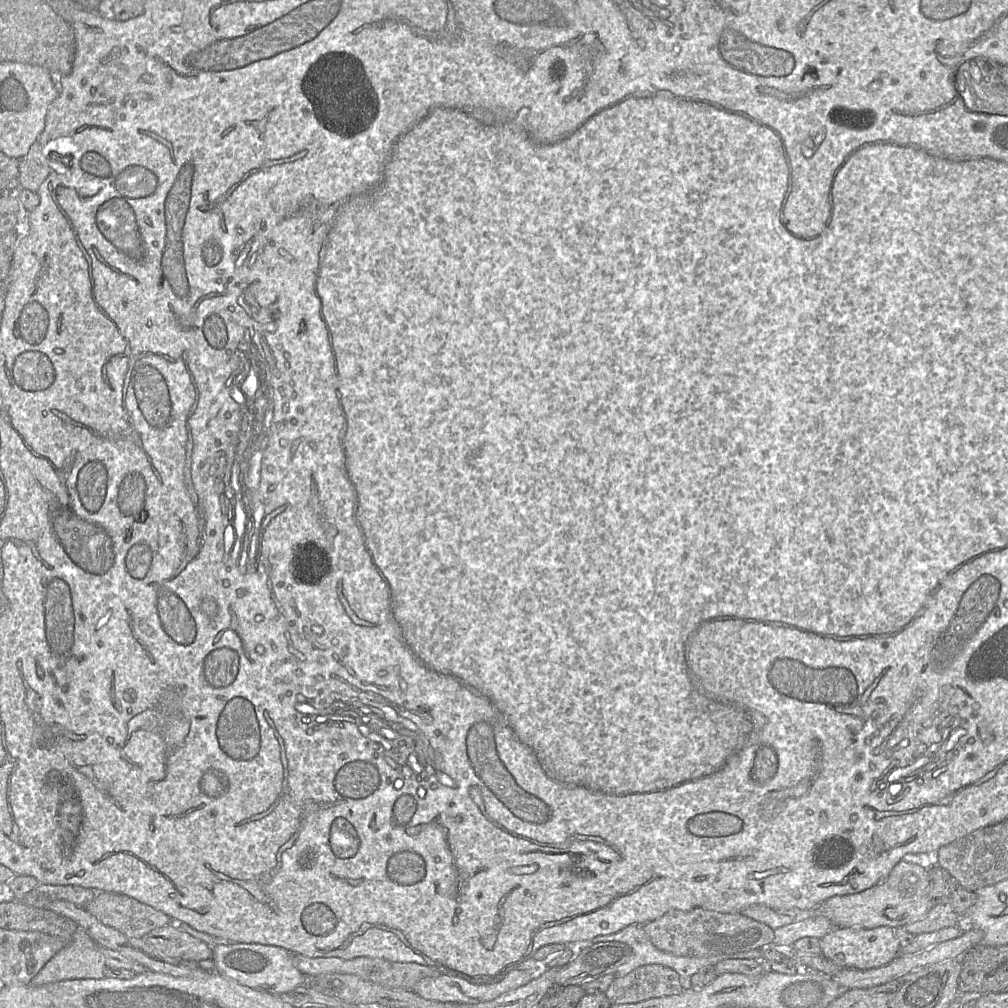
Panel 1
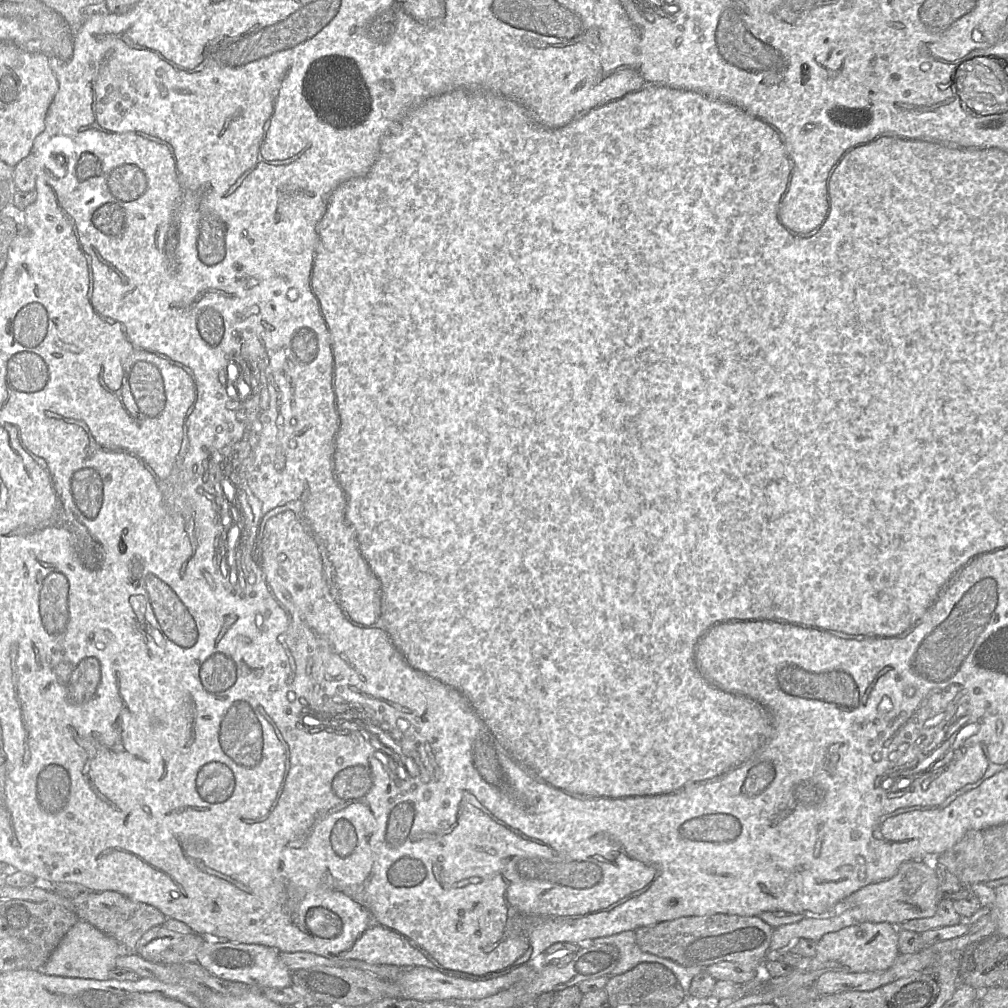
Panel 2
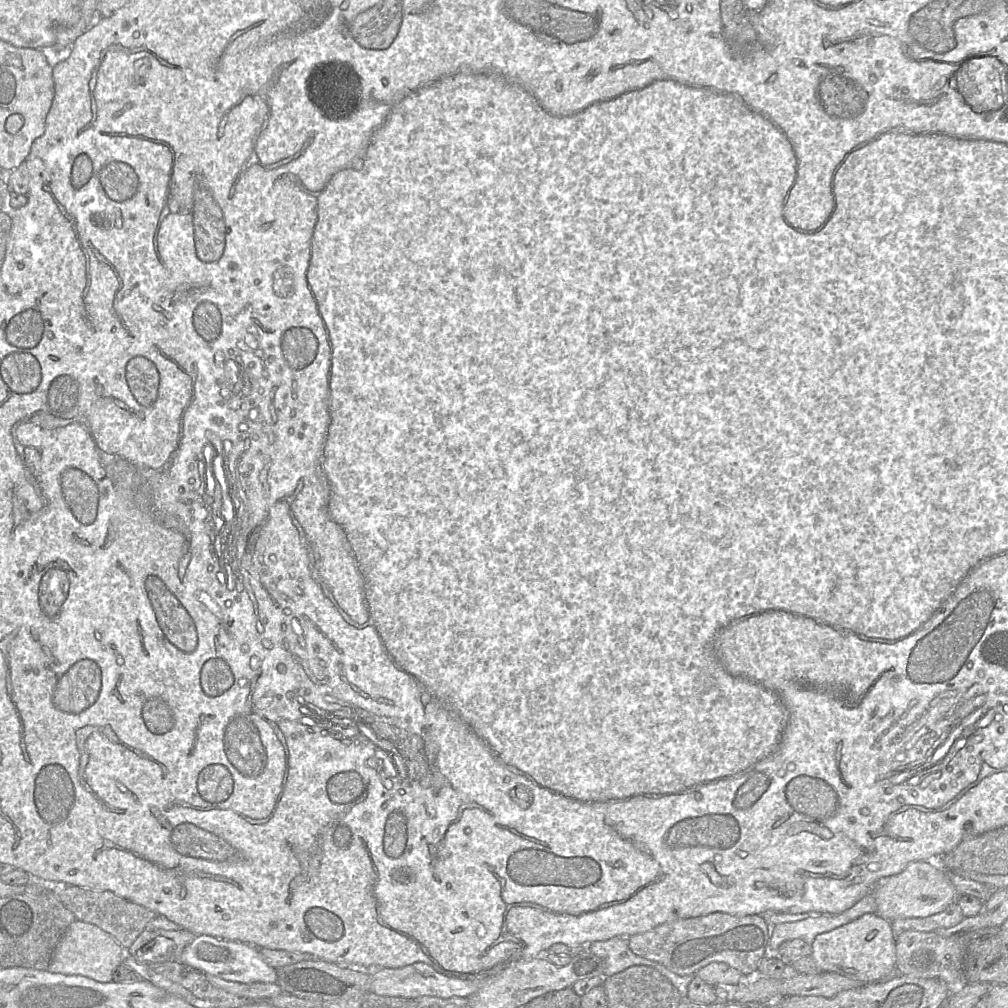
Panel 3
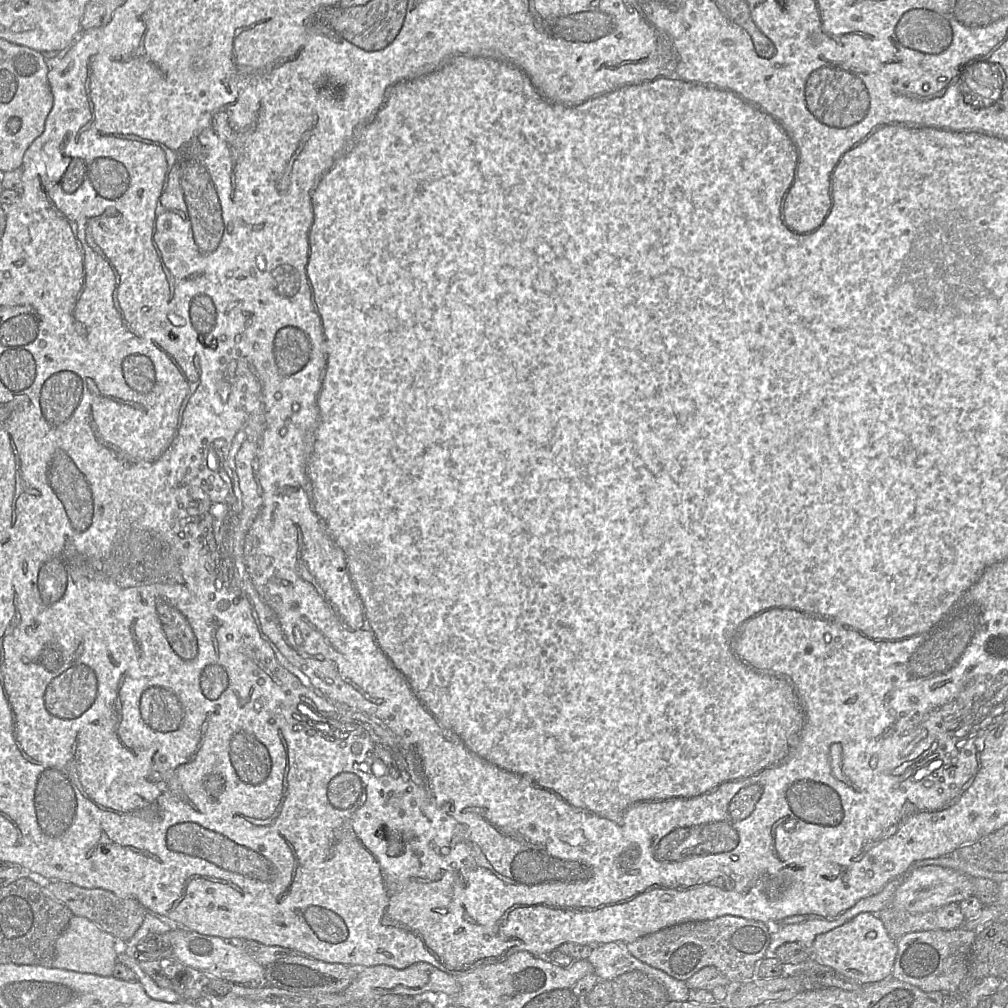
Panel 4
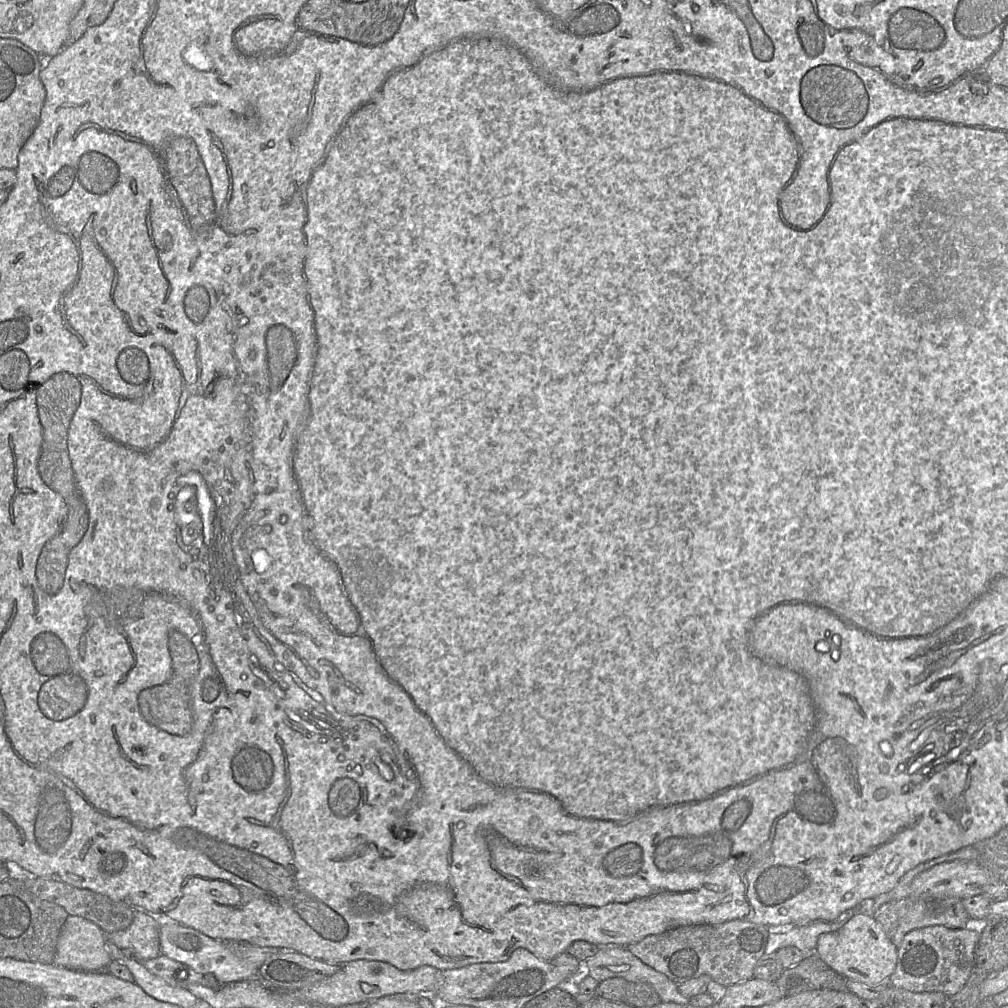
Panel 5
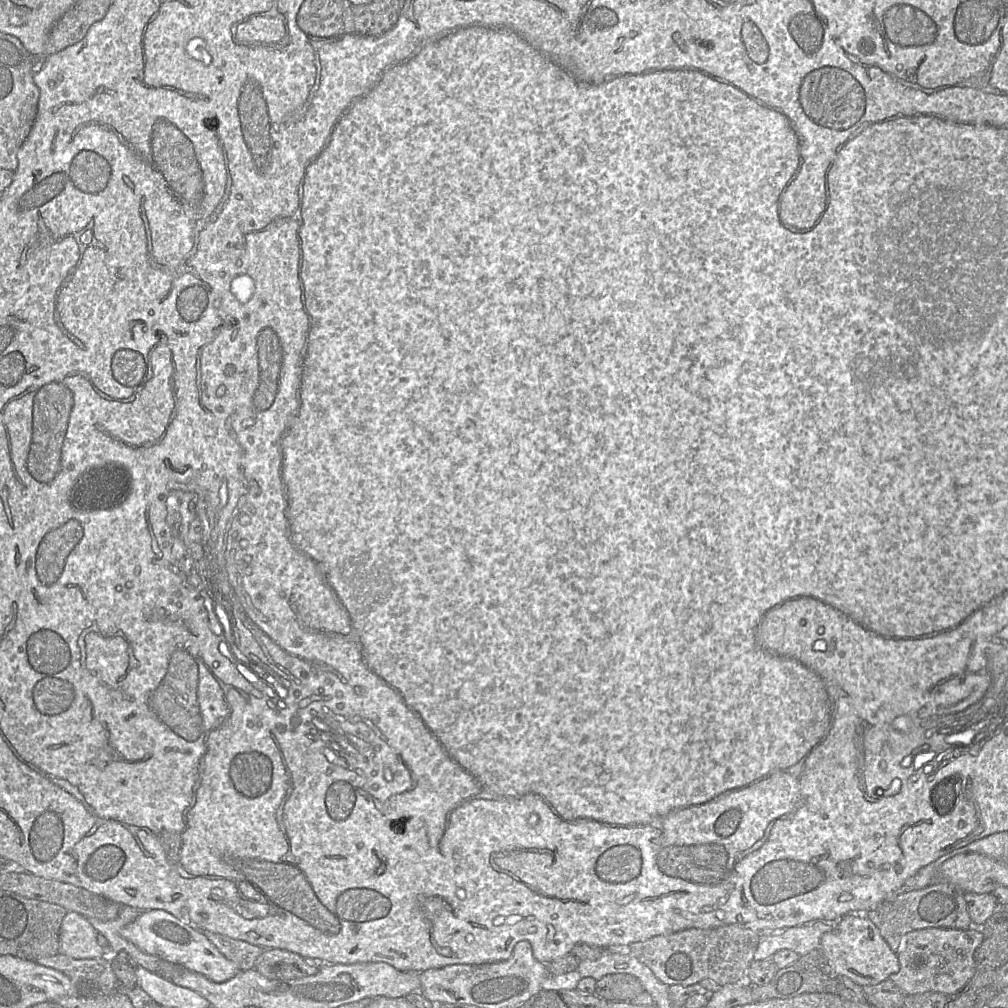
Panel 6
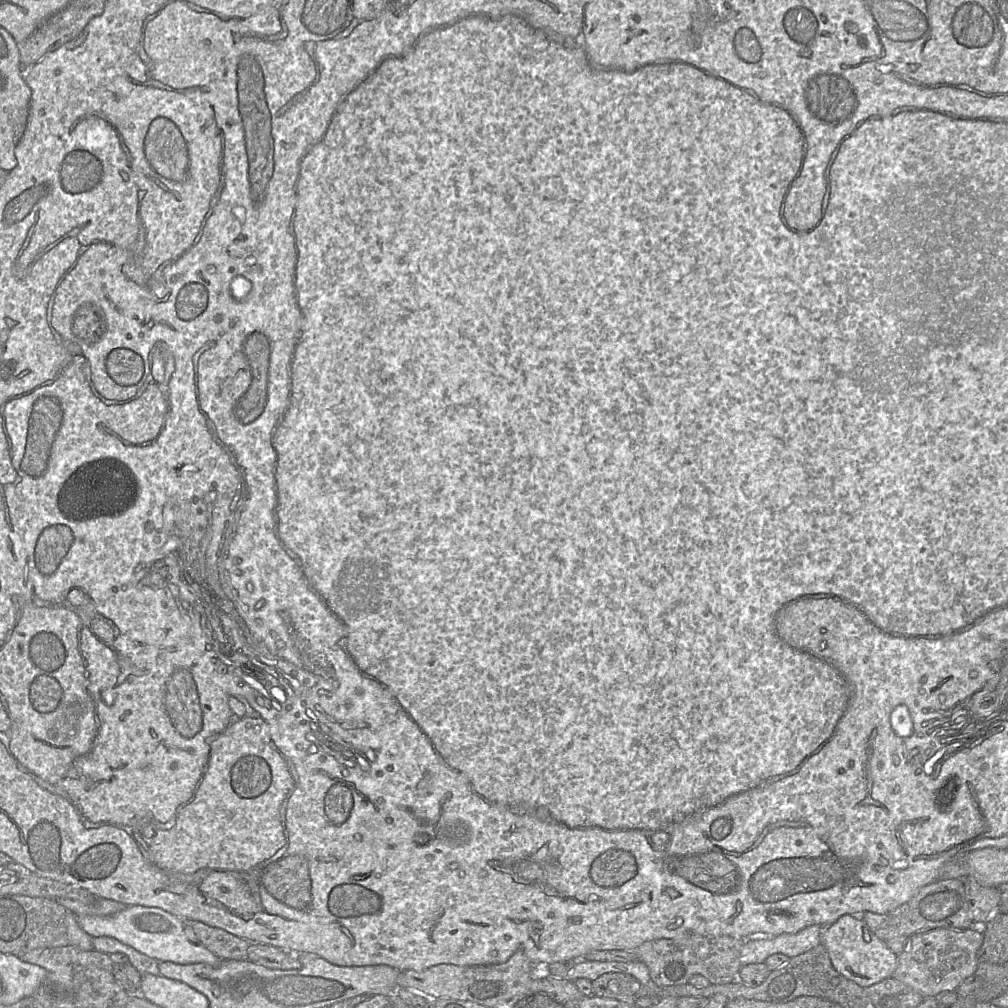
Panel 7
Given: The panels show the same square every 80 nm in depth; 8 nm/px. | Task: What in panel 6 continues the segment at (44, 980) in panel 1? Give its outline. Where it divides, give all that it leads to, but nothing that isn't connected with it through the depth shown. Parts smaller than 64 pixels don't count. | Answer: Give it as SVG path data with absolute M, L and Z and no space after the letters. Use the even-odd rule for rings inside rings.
M69 911L60 928L59 953L74 959L106 957L106 950L99 945L97 934L86 917Z

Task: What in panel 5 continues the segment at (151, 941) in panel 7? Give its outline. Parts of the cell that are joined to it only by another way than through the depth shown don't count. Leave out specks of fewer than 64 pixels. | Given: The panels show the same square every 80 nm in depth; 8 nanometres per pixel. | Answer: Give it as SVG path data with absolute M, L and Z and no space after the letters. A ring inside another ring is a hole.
M180 923L161 926L159 940L161 954L191 967L197 973L212 974L223 984L249 980L258 976L258 969L254 964L239 959L222 941Z

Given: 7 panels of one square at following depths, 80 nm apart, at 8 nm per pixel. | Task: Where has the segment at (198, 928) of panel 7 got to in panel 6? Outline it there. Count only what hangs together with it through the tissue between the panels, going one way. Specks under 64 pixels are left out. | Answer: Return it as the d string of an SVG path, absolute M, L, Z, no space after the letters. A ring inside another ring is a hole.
M210 931L203 933L228 960L236 964L240 971L254 969L257 958L265 950L260 946L223 934Z

